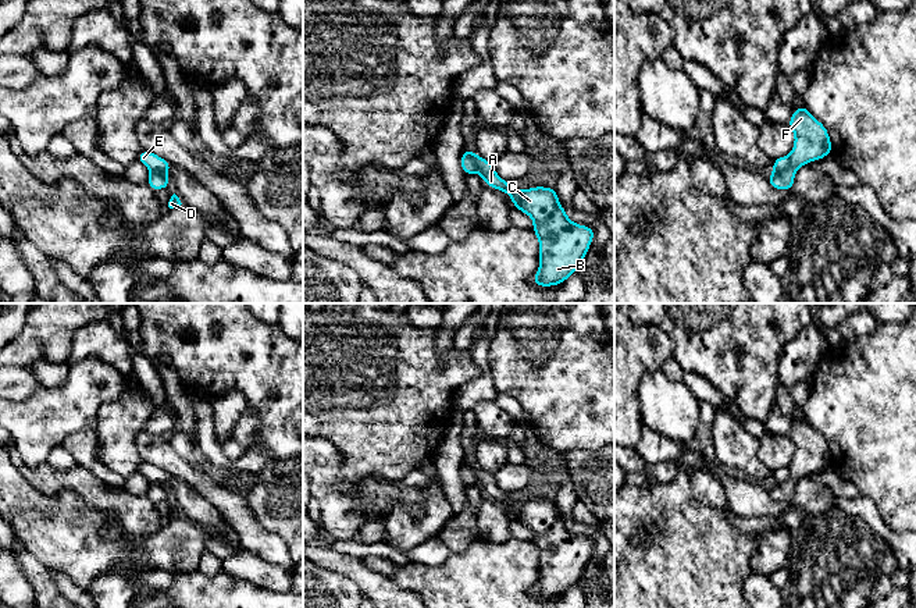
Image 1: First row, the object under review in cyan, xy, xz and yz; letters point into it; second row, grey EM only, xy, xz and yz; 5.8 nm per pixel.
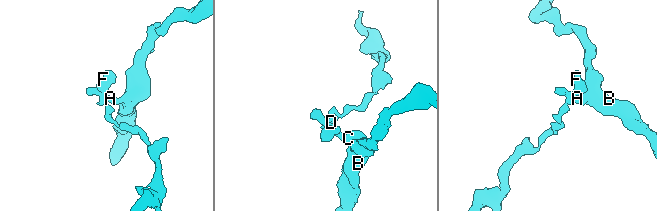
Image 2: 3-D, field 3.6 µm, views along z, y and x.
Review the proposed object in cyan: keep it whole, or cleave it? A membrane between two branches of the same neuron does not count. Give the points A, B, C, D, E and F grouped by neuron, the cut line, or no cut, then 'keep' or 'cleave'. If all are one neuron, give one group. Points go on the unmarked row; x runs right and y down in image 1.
A B C E / D F; cut in yz along (787, 469), (787, 477), (774, 483); cleave

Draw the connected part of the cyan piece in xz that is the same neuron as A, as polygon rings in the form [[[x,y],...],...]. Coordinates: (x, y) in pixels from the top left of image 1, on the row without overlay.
[[[475,465],[473,470],[485,497],[506,504],[514,519],[534,531],[531,541],[538,548],[541,576],[532,594],[543,600],[563,595],[582,577],[595,543],[567,529],[555,499],[513,501],[496,486],[492,473]]]

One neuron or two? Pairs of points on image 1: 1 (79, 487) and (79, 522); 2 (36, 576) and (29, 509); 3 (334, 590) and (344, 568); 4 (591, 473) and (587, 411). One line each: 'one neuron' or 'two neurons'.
1: two neurons
2: two neurons
3: two neurons
4: two neurons

